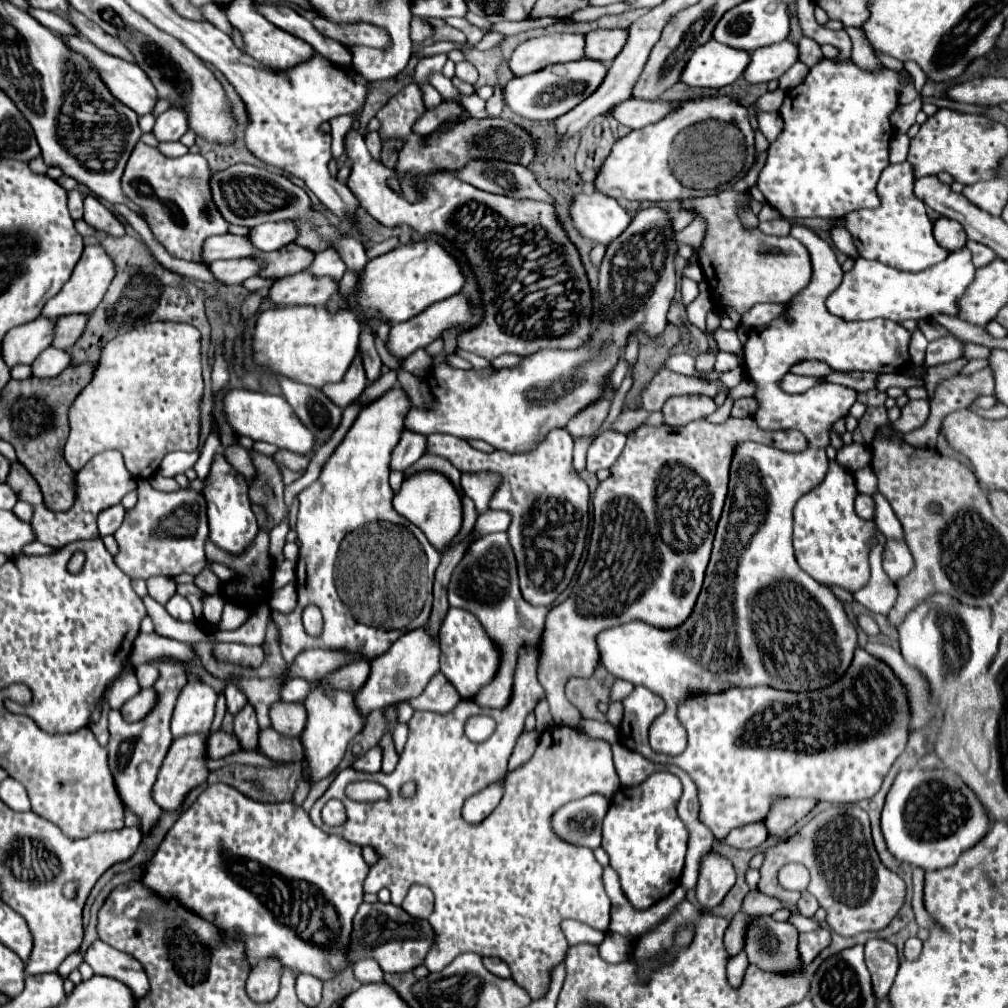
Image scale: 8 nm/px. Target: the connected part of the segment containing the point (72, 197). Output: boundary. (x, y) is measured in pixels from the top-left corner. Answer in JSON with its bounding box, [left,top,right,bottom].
[68,189,84,219]

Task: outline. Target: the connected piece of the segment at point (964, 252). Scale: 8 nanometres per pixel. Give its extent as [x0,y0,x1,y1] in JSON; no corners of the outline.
[826,247,976,323]

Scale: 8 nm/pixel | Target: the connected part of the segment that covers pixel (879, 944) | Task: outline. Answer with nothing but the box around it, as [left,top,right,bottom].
[866,939,898,1005]

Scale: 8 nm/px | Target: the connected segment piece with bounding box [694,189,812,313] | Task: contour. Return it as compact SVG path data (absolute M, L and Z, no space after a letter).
M730 189L694 199L694 211L704 215L708 223L700 267L712 289L718 313L726 313L728 307L746 313L756 303L786 303L812 279L812 263L806 247L794 237L772 237L760 229L746 233L736 217L738 205L748 205L748 199L744 193Z

